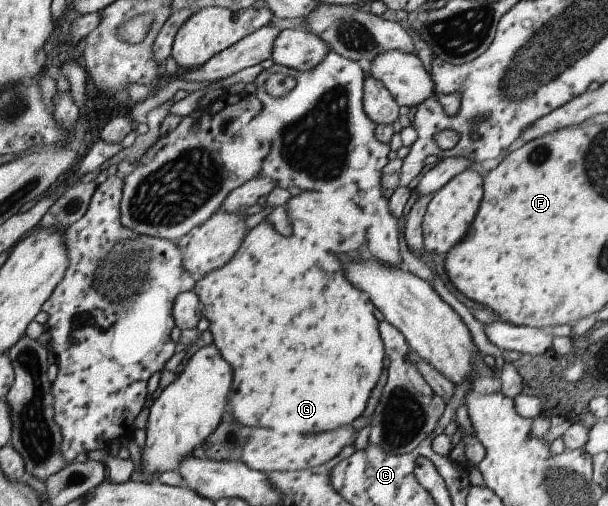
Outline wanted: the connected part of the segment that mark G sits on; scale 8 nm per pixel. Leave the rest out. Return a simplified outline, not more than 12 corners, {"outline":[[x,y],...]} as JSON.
{"outline":[[264,218],[193,291],[242,426],[364,412],[369,298]]}

